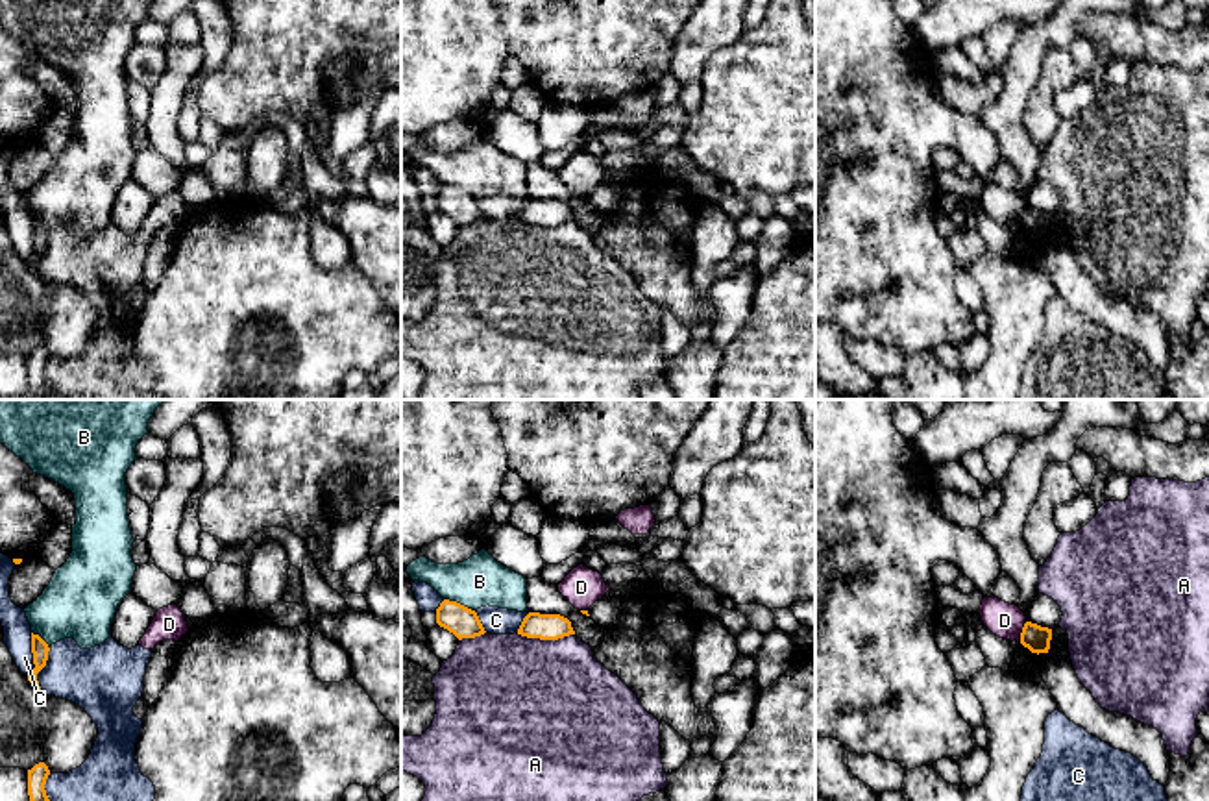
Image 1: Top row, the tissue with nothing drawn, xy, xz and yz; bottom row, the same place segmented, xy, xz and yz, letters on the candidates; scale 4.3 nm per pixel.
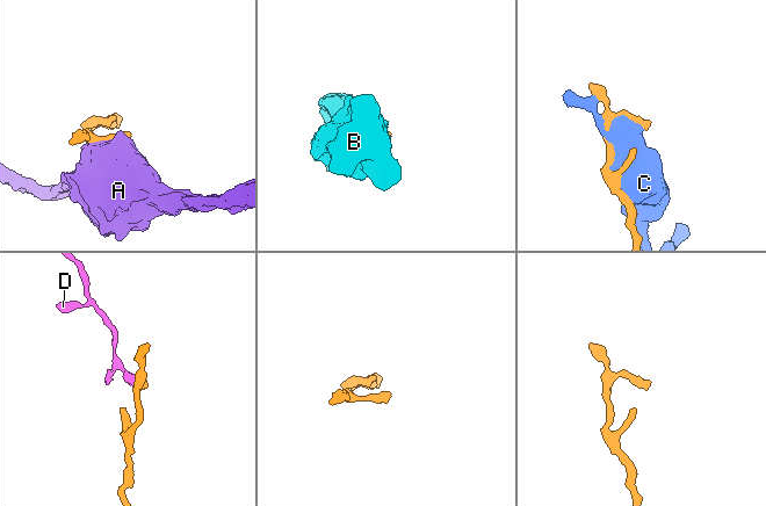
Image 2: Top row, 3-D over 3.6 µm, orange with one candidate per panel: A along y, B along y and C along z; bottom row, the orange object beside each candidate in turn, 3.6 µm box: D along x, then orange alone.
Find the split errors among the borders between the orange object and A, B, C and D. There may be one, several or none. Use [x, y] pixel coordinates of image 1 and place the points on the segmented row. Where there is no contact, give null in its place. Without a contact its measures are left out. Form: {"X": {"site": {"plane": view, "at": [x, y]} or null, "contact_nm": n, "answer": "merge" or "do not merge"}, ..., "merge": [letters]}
{"A": {"site": {"plane": "xz", "at": [546, 639]}, "contact_nm": 260, "answer": "do not merge"}, "B": {"site": {"plane": "xz", "at": [459, 603]}, "contact_nm": 150, "answer": "do not merge"}, "C": {"site": {"plane": "xy", "at": [34, 655]}, "contact_nm": 190, "answer": "do not merge"}, "D": {"site": {"plane": "yz", "at": [1023, 631]}, "contact_nm": 90, "answer": "do not merge"}, "merge": []}

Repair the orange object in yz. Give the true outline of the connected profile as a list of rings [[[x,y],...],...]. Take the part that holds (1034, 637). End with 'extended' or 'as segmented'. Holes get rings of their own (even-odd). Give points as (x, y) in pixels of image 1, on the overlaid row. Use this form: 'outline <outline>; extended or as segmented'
outline [[[1026,622],[1020,633],[1020,644],[1032,653],[1048,653],[1052,640],[1052,629]]]; as segmented

